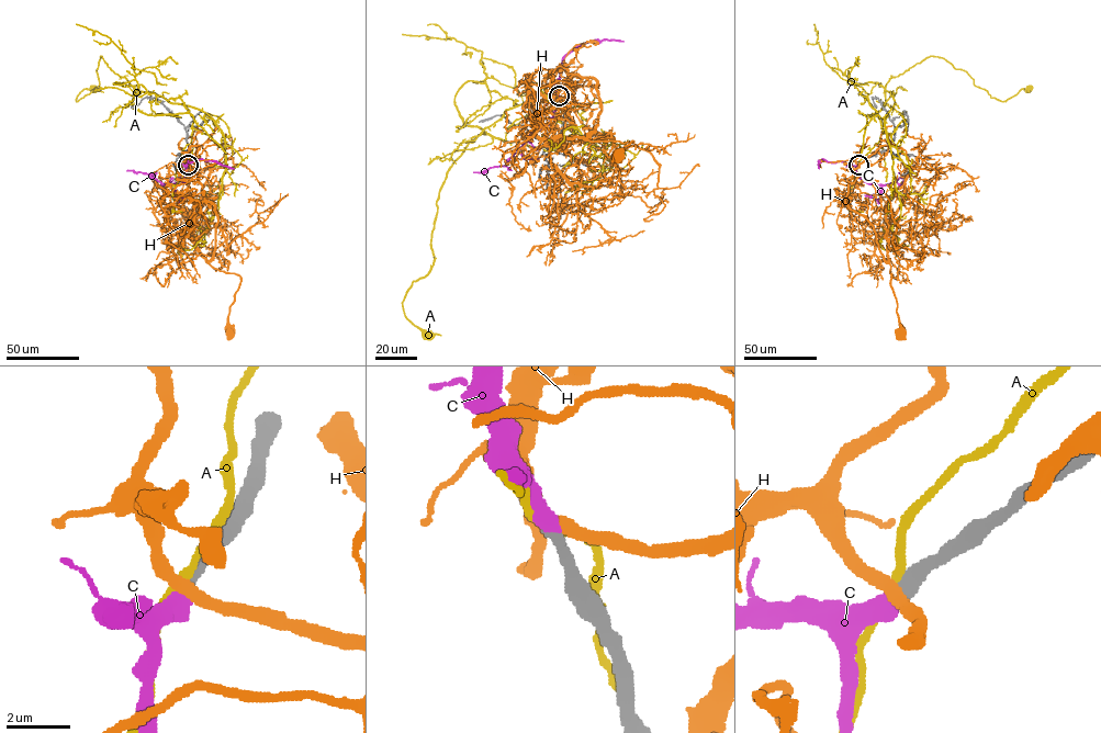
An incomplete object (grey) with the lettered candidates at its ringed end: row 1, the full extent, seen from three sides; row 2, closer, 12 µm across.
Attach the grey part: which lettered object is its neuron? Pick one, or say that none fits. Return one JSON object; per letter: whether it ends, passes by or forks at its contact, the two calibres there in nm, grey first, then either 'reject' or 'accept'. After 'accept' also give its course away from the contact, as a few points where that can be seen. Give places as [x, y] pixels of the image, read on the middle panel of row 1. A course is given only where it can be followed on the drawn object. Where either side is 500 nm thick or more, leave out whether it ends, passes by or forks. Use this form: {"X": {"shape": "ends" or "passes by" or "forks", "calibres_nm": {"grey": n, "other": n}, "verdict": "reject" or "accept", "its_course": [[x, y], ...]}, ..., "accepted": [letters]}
{"A": {"calibres_nm": {"grey": 500, "other": 240}, "verdict": "reject"}, "C": {"calibres_nm": {"grey": 440, "other": 550}, "verdict": "accept", "its_course": [[559, 97], [554, 93], [548, 99], [537, 128], [504, 166], [473, 171]]}, "H": {"shape": "passes by", "calibres_nm": {"grey": 480, "other": 400}, "verdict": "reject"}, "accepted": ["C"]}

